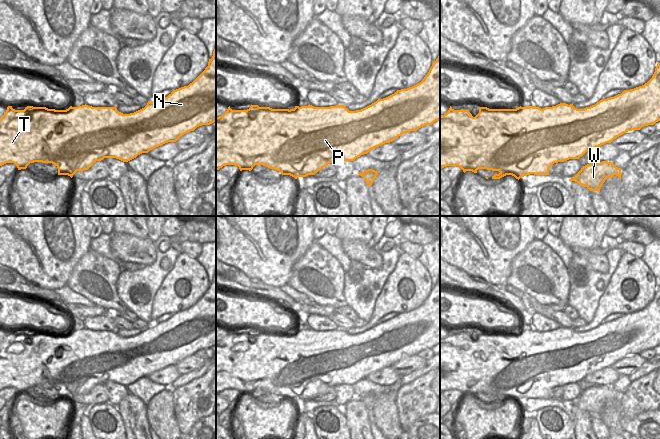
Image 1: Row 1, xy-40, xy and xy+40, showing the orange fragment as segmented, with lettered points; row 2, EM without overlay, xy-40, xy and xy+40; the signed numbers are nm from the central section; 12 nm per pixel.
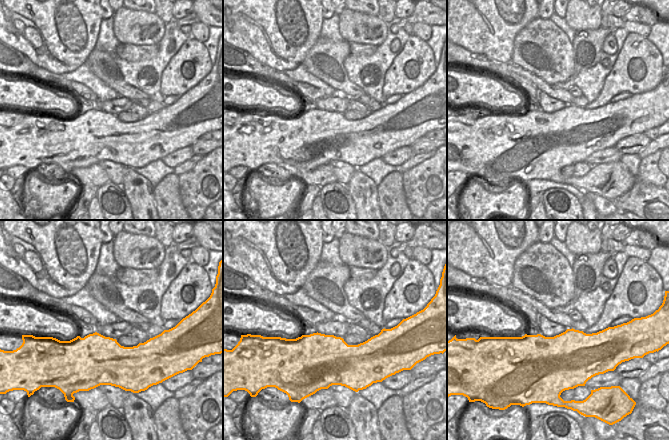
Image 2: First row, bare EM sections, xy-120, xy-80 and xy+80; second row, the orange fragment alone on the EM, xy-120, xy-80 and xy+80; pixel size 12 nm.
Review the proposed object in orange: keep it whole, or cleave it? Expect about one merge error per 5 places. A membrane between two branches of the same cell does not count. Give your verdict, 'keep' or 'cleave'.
keep

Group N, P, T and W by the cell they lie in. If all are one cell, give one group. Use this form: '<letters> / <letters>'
N P T W

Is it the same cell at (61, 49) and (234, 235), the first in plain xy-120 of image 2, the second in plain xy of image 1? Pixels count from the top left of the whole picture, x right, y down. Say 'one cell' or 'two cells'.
one cell

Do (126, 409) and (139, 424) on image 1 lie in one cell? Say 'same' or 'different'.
same

